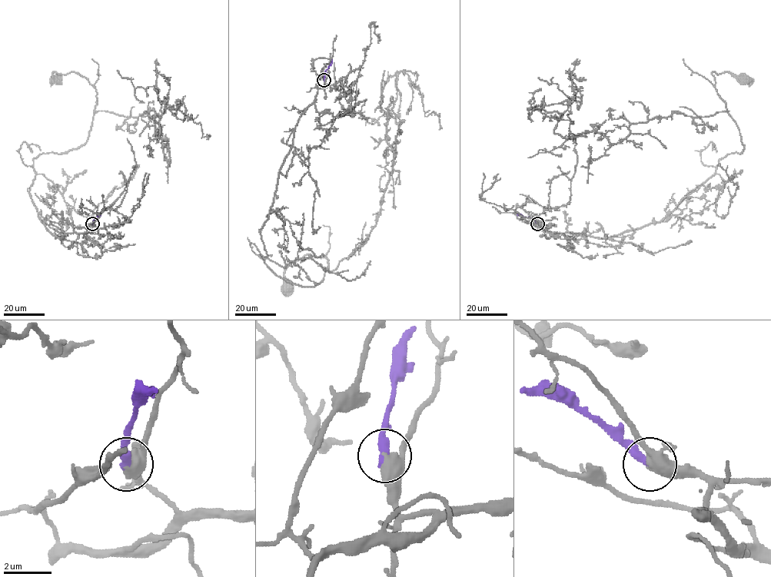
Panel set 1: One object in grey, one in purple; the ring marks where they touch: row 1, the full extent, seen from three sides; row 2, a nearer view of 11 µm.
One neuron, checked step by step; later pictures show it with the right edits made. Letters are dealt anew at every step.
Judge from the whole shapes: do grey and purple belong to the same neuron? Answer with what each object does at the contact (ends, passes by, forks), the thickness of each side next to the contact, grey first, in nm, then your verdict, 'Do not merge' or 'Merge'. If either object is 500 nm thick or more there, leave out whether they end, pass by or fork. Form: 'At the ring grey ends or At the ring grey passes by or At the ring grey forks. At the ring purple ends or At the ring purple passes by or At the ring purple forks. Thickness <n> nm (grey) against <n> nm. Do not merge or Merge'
At the ring grey forks. At the ring purple ends. Thickness 360 nm (grey) against 400 nm. Do not merge

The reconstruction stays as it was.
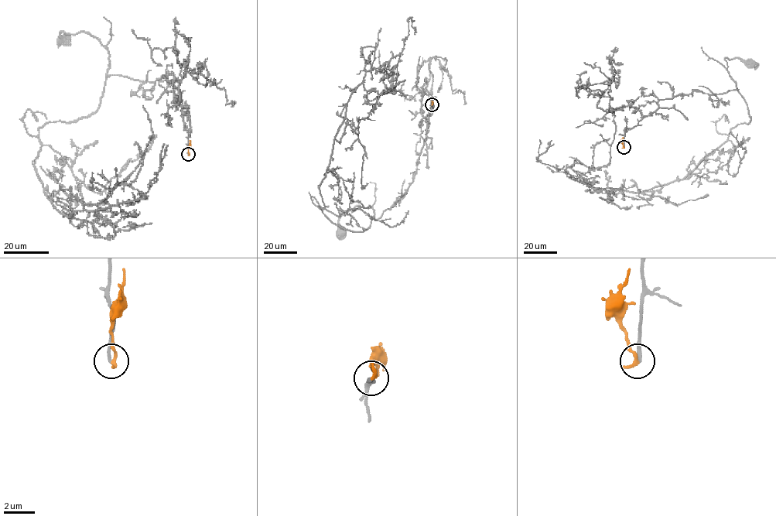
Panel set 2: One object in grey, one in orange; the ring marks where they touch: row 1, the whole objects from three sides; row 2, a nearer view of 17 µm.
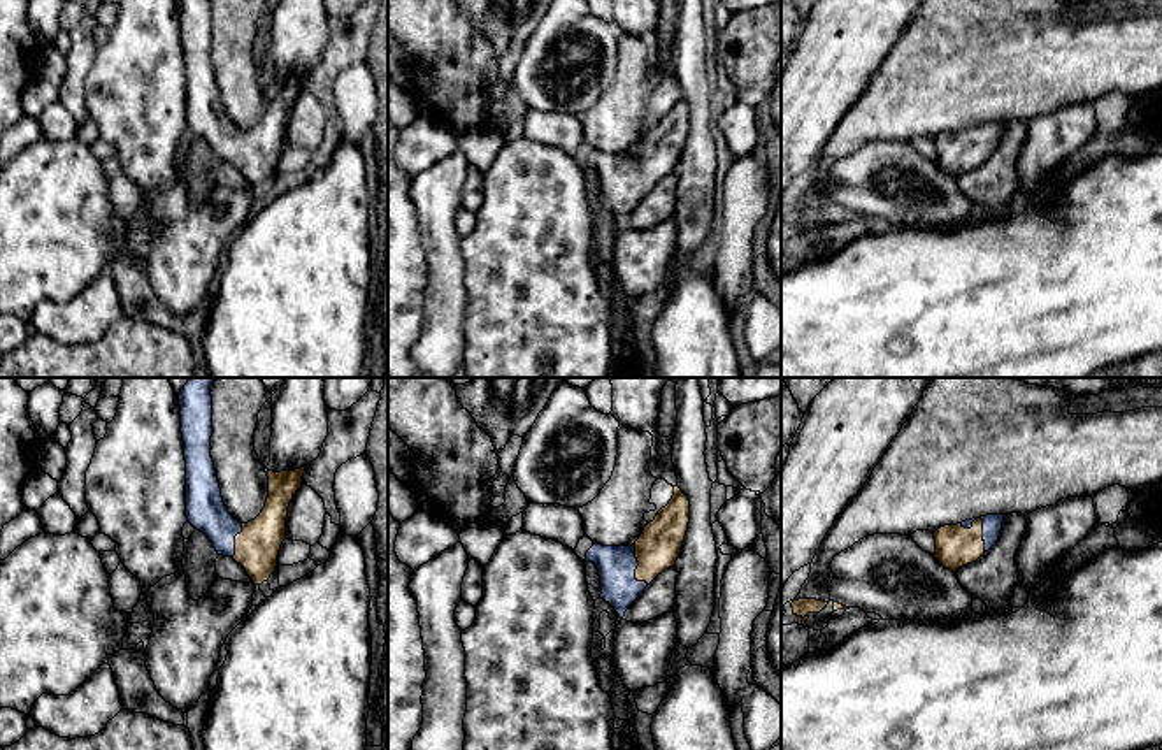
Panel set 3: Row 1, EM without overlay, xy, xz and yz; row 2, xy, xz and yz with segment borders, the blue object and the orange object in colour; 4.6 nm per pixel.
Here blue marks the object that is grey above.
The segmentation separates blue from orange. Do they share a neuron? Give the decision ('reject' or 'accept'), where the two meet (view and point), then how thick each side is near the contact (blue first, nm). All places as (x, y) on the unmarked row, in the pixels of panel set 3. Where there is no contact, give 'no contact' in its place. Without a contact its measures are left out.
accept | yz (983, 130) | 100/190 nm

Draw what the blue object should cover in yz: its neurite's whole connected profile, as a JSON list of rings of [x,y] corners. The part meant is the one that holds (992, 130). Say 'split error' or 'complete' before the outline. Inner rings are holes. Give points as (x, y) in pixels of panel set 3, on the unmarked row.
split error; [[[986,121],[934,139],[936,165],[950,177],[976,169],[1001,142],[1004,121]]]

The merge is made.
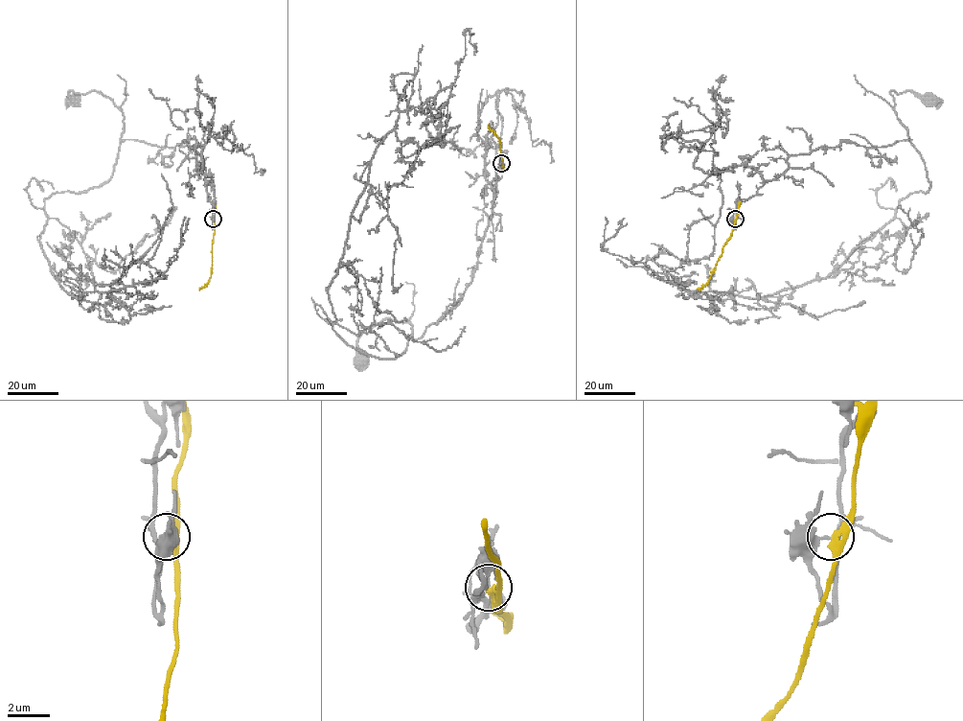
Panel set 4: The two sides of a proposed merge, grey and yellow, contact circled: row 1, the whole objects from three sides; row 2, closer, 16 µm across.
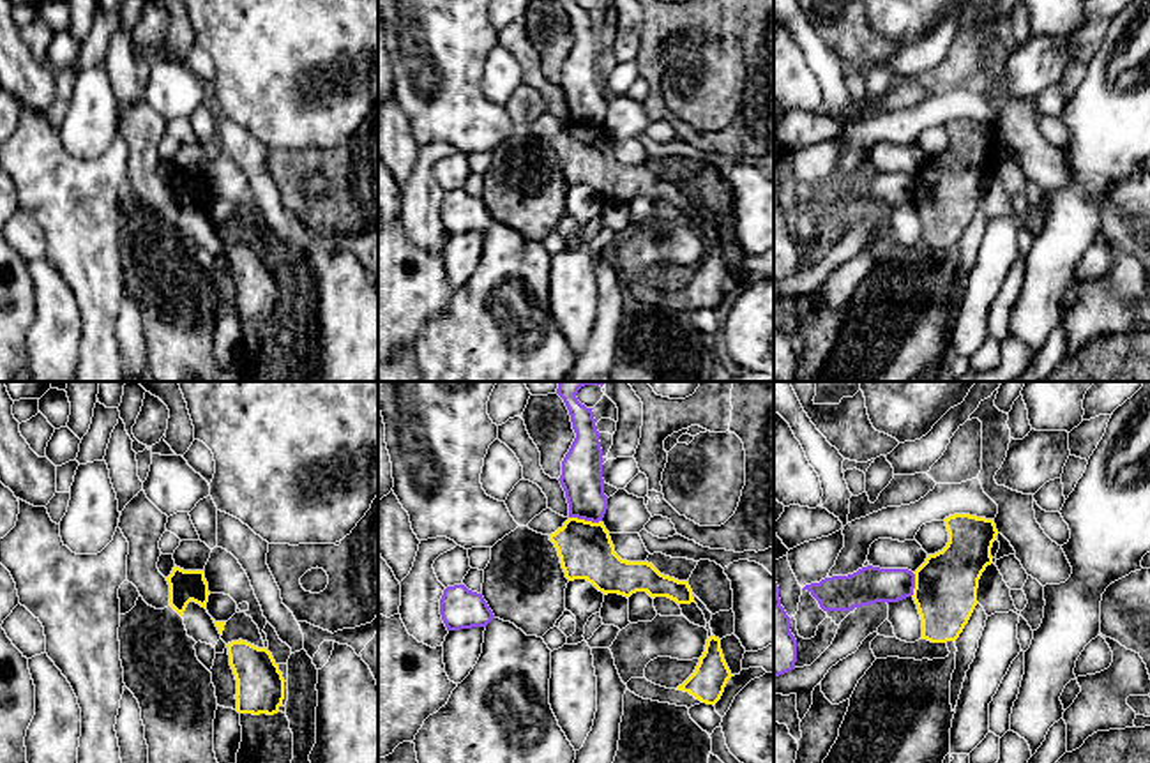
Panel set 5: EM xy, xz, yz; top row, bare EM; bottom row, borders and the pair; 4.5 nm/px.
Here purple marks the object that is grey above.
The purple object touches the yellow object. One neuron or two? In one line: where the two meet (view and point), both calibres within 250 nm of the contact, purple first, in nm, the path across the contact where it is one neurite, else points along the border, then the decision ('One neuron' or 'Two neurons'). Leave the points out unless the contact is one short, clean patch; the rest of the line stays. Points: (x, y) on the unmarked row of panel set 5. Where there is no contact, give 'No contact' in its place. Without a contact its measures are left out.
Touches purple at xz (585, 124). Thickness 190 nm (purple) against 240 nm. Boundary: xz (569, 120), (601, 126). Two neurons

